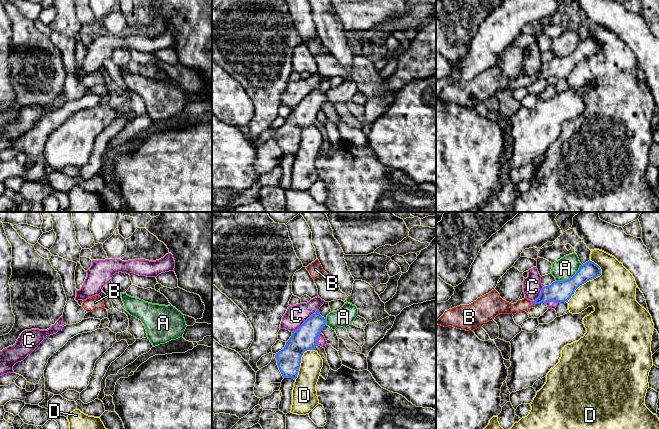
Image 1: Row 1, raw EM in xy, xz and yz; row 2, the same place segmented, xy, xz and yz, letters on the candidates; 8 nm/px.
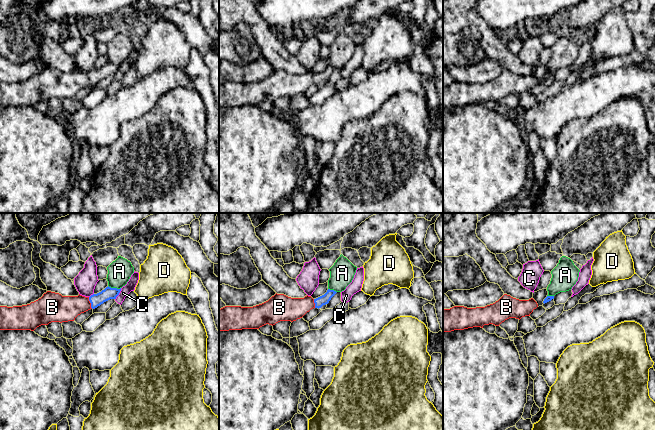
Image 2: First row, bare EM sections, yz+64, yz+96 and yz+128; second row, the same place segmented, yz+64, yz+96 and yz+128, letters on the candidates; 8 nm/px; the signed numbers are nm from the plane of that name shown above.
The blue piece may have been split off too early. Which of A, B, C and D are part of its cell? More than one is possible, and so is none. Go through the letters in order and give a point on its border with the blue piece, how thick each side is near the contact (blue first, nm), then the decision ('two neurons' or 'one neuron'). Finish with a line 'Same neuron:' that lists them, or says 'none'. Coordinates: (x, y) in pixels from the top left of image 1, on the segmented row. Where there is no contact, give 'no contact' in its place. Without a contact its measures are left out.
A: contact yz (570, 278); calibres 180 and 170 nm; two neurons
B: contact yz (533, 303); calibres 180 and 110 nm; one neuron
C: contact xz (306, 320); calibres 190 and 170 nm; two neurons
D: contact yz (587, 280); calibres 180 and 360 nm; two neurons
Same neuron: B

